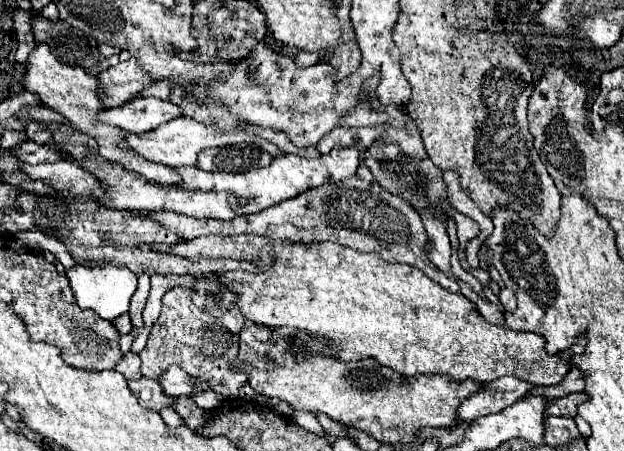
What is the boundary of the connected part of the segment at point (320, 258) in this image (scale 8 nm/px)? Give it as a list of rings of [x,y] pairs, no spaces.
[[[233,235],[233,237],[197,237],[193,241],[177,243],[169,253],[199,259],[199,257],[233,257],[245,261],[257,261],[263,267],[259,275],[245,271],[225,271],[211,275],[209,279],[197,281],[193,303],[199,307],[207,307],[213,317],[219,317],[219,309],[213,303],[213,295],[223,287],[229,287],[239,293],[239,309],[249,323],[263,323],[269,327],[293,325],[305,329],[309,333],[321,335],[331,341],[335,353],[343,361],[359,361],[359,359],[375,359],[379,365],[385,365],[401,375],[449,375],[453,381],[463,381],[467,377],[479,383],[491,383],[503,375],[513,375],[531,385],[547,387],[557,385],[571,371],[571,357],[581,353],[587,345],[585,335],[577,337],[577,341],[555,355],[547,355],[545,339],[537,333],[529,331],[513,331],[509,327],[499,327],[487,323],[475,311],[475,303],[459,293],[451,293],[437,283],[433,283],[423,271],[409,265],[393,265],[385,263],[377,255],[359,253],[337,243],[283,243],[277,239],[267,239],[261,235]]]

